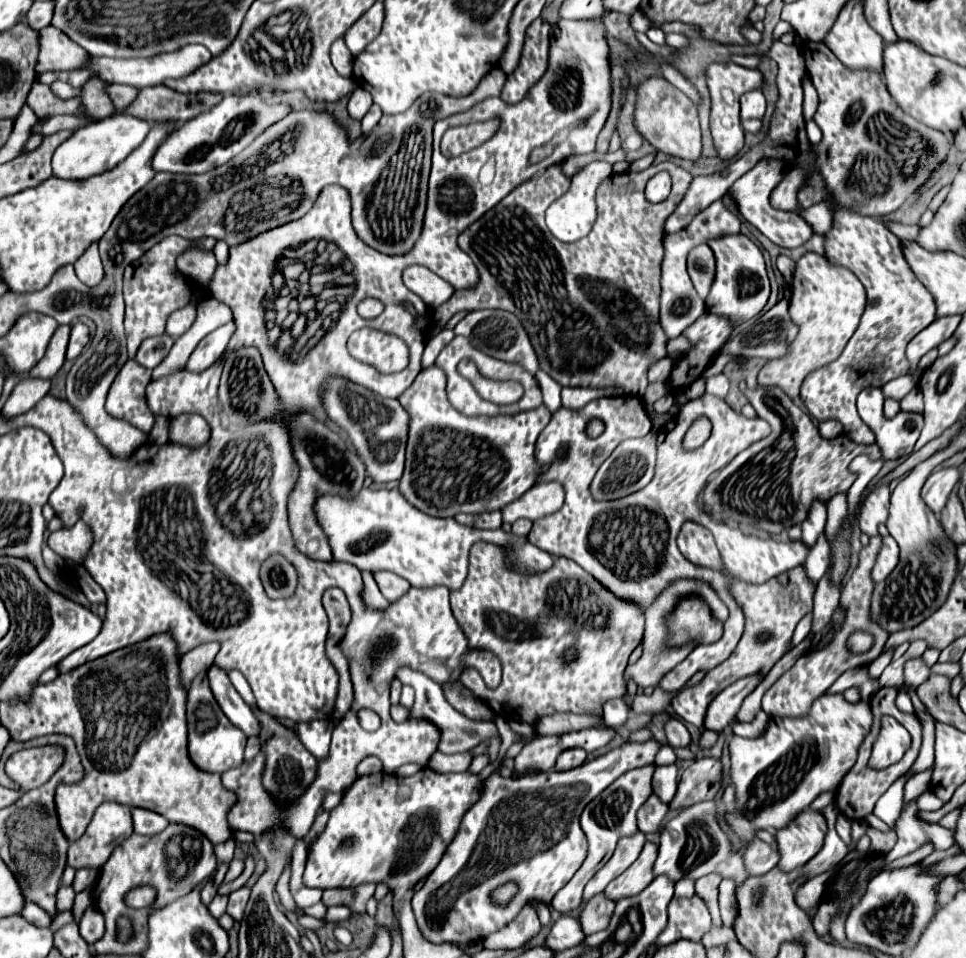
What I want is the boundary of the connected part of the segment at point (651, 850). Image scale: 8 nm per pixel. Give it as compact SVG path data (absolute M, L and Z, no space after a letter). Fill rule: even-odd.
M645 843L645 849L641 851L641 857L637 857L637 861L633 861L633 865L629 869L625 869L625 873L621 873L621 877L615 877L607 887L605 887L605 897L619 901L623 897L633 897L637 893L641 893L651 881L653 881L653 861L657 859L657 845L655 843Z

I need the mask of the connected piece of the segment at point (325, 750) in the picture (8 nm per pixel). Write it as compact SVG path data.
M287 719L277 720L287 727L293 727L299 733L301 743L309 749L309 753L313 753L313 757L317 757L319 761L323 761L323 757L329 757L329 743L331 743L331 731L333 731L331 721L291 723Z

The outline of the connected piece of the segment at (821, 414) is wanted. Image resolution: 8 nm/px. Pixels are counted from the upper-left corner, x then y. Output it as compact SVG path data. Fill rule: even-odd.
M847 209L835 211L835 225L825 233L825 257L833 263L851 269L867 291L867 307L855 335L837 361L813 371L801 387L801 399L811 417L817 421L835 419L843 423L843 431L855 443L875 443L873 431L857 415L855 399L861 389L883 383L907 373L905 347L907 343L929 327L937 315L931 293L911 273L899 245L899 237L893 235L879 219L851 213Z

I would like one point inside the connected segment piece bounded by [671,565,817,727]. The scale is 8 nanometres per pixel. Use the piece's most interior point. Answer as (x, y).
(773, 608)

